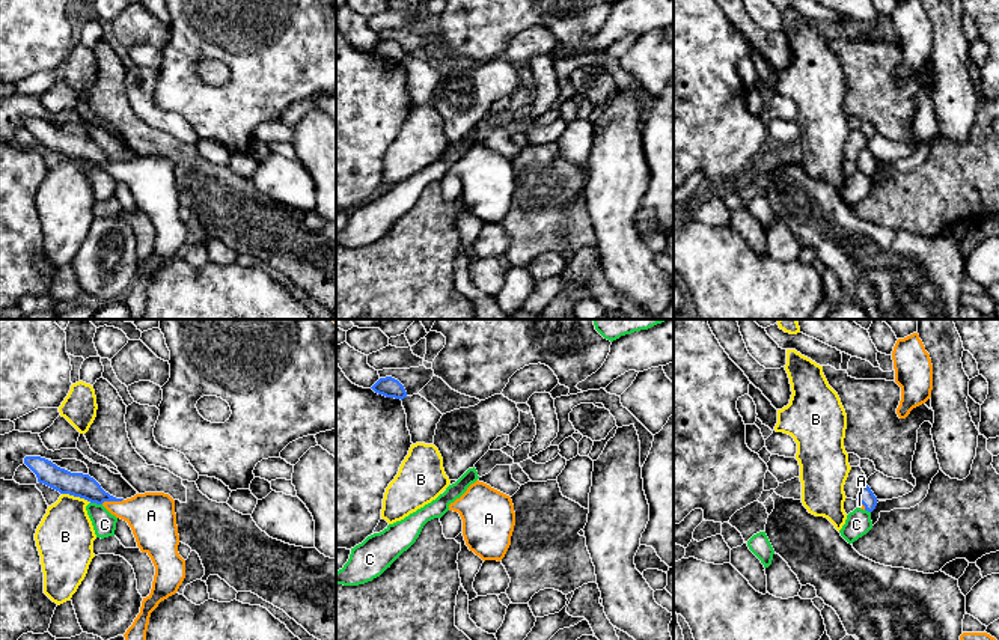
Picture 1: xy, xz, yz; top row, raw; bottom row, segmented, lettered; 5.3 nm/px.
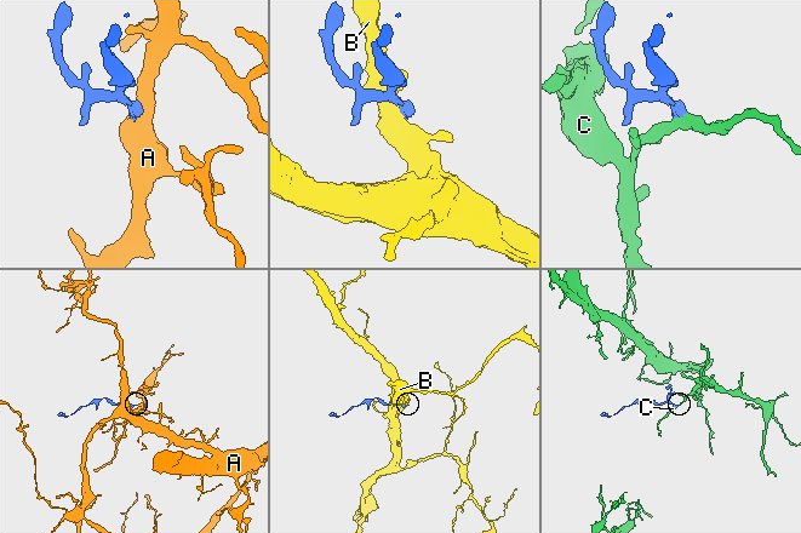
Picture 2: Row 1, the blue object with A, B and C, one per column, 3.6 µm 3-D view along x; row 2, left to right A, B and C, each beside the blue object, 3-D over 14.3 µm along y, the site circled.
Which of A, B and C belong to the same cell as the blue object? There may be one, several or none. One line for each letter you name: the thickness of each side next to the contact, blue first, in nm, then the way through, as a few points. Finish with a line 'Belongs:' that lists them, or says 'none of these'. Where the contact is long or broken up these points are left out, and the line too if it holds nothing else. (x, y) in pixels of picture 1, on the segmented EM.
A: 130/260 nm | across xy (80, 485), (112, 500), (122, 509), (151, 515)
Belongs: A

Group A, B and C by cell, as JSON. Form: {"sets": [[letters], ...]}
{"sets": [["A"], ["B"], ["C"]]}

